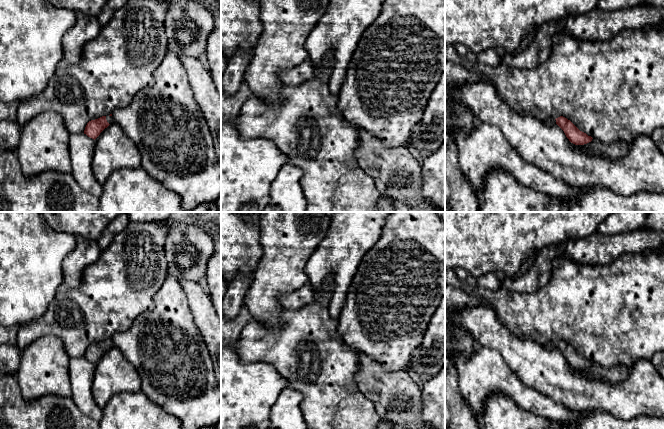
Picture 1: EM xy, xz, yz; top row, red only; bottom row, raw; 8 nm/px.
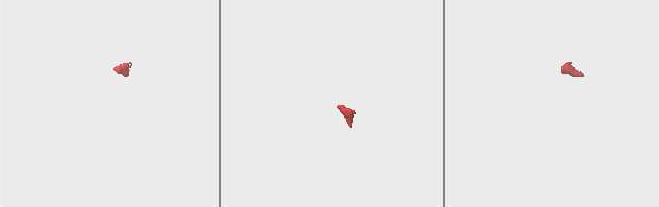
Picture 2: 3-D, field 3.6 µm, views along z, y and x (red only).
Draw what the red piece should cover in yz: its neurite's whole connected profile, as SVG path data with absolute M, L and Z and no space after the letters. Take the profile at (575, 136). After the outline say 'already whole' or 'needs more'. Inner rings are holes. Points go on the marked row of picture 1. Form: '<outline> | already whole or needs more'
M560 116L556 119L547 119L544 121L547 125L554 125L555 123L564 131L569 141L575 145L584 145L592 141L592 137L580 131L570 120Z | needs more

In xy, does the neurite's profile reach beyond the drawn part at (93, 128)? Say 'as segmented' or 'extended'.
extended

